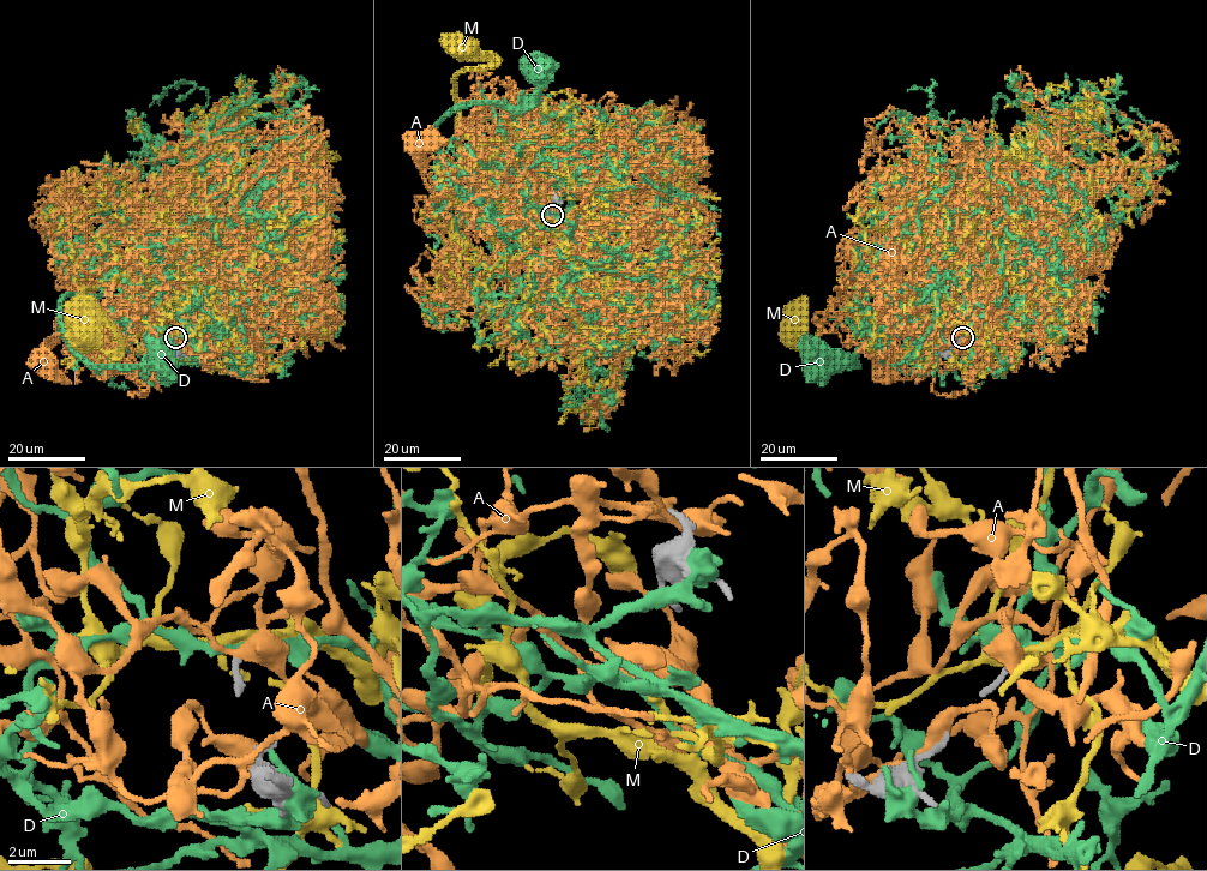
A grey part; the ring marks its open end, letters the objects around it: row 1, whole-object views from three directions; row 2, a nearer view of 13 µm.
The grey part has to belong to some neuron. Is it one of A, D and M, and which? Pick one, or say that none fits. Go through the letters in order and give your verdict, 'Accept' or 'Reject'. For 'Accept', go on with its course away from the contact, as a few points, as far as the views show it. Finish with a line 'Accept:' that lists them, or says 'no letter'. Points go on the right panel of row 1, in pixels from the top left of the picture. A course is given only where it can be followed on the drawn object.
A: Reject
D: Reject
M: Accept
Accept: M

